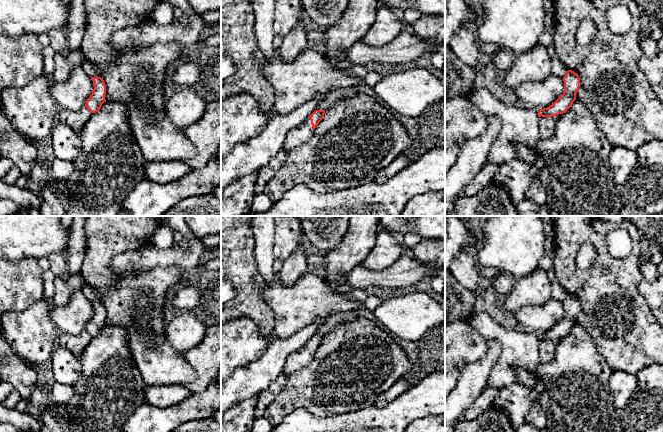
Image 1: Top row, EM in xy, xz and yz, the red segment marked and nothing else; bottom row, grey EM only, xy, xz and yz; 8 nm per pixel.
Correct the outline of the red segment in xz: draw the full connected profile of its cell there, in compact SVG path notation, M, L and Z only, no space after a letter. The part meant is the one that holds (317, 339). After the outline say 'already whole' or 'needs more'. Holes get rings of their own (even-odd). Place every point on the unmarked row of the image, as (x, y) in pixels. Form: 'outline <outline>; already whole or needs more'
outline M315 334L310 341L295 351L286 361L282 373L289 376L295 371L306 367L312 360L313 354L324 341L325 334Z; needs more

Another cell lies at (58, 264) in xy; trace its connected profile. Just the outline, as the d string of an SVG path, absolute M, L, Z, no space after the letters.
M52 253L49 255L48 260L50 262L50 269L56 277L66 279L69 276L68 265L64 253Z

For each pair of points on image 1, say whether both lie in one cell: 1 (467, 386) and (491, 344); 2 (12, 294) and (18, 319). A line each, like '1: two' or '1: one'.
1: one
2: two

